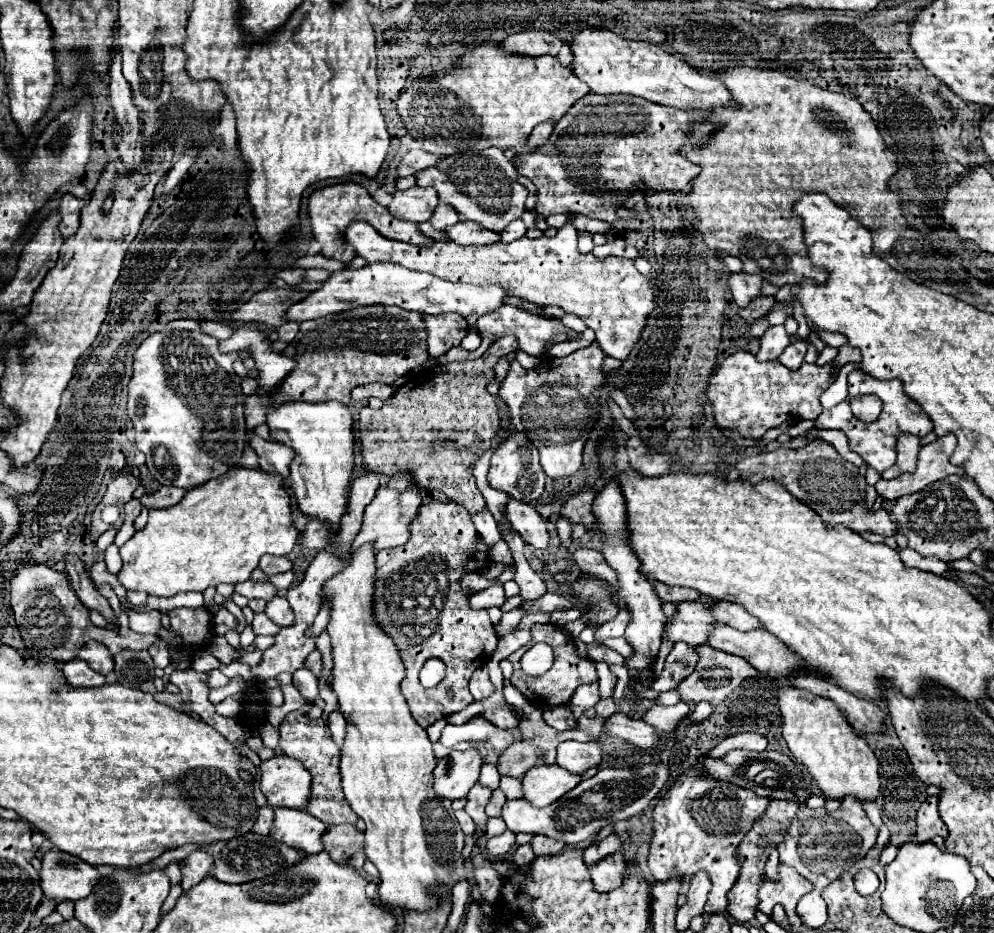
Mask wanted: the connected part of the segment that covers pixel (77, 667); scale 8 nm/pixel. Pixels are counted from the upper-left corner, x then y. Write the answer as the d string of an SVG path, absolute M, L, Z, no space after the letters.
M72 659L64 665L60 665L60 671L64 675L64 681L68 687L80 689L80 687L102 687L106 683L106 677L92 671L88 667L88 663L84 663L82 659Z

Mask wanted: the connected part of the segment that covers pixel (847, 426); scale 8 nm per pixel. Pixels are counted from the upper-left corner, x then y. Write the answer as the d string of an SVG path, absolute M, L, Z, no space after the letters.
M856 367L848 375L848 395L856 397L856 395L864 395L864 393L878 395L884 403L882 413L874 423L864 423L864 421L856 419L850 411L850 401L844 399L836 407L832 407L828 411L822 411L822 415L816 419L816 429L840 429L848 437L850 449L854 453L858 453L866 461L866 465L870 465L878 473L882 473L884 469L888 469L896 463L896 439L898 439L898 435L910 433L910 435L916 435L916 437L924 437L932 431L932 421L928 419L928 415L924 415L922 407L916 401L906 397L900 379L880 381L880 379L874 379L866 373L862 373L862 369Z

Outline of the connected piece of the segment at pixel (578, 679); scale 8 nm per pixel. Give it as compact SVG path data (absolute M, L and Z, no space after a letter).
M548 623L548 625L534 625L534 627L532 627L532 641L530 641L528 645L538 642L548 643L553 648L554 652L554 665L552 665L552 669L546 671L544 675L530 677L530 675L526 675L526 673L522 671L522 667L520 667L520 659L522 659L522 655L528 651L528 647L522 647L522 649L518 649L516 653L512 653L512 655L508 657L508 661L514 665L514 673L512 673L512 677L510 677L510 683L512 683L512 685L514 685L514 687L516 687L516 689L518 689L518 691L520 691L520 693L522 693L522 695L534 705L534 707L538 707L538 709L546 709L546 707L554 707L554 705L566 705L568 699L572 699L572 695L574 695L574 691L576 691L578 685L592 683L592 681L598 679L598 675L596 675L596 667L594 667L594 661L590 661L590 659L586 659L586 657L580 657L578 651L576 651L576 643L574 643L574 639L567 632L565 638L563 630L557 625L552 623Z

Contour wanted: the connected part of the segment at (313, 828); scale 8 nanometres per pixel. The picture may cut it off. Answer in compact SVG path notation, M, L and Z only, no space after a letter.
M286 807L276 809L274 813L270 837L304 853L320 853L324 849L322 835L328 829L324 821L308 815L308 811L288 811Z

